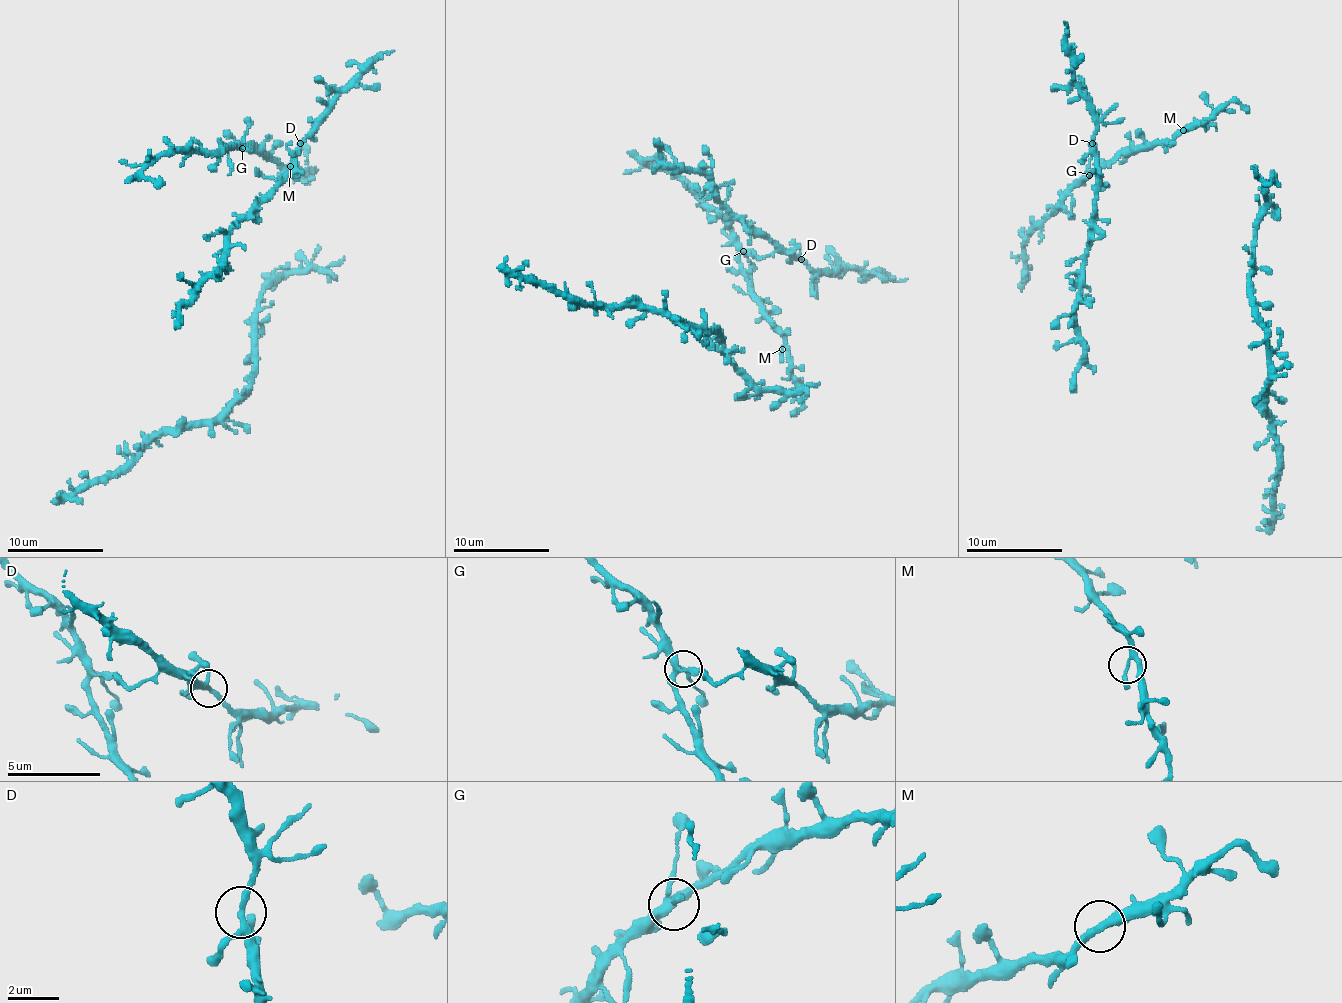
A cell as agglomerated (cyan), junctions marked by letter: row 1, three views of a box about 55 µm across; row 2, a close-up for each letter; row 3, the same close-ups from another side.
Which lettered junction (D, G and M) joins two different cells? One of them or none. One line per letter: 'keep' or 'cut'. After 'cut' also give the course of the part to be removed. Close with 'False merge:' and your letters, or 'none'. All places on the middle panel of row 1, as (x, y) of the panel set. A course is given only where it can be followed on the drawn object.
D: keep
G: keep
M: keep
False merge: none

